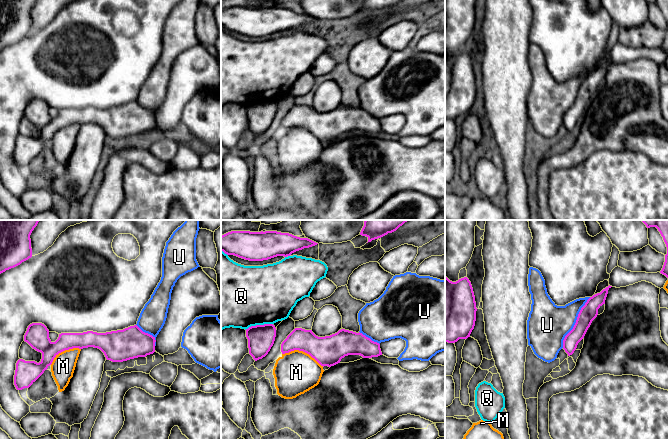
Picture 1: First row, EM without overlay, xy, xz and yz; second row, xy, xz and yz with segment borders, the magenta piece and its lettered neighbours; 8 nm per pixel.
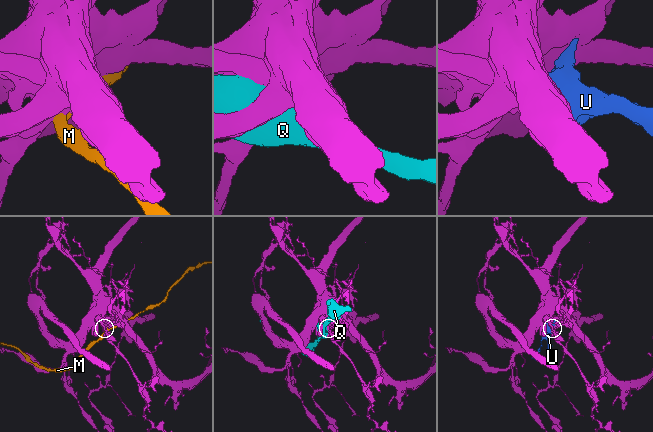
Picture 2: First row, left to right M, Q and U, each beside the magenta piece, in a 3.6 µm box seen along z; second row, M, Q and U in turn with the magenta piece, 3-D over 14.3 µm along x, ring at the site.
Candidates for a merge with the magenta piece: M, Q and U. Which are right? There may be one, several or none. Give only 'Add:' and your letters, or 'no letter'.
Add: U

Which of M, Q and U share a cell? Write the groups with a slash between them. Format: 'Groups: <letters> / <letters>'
Groups: M / Q / U

